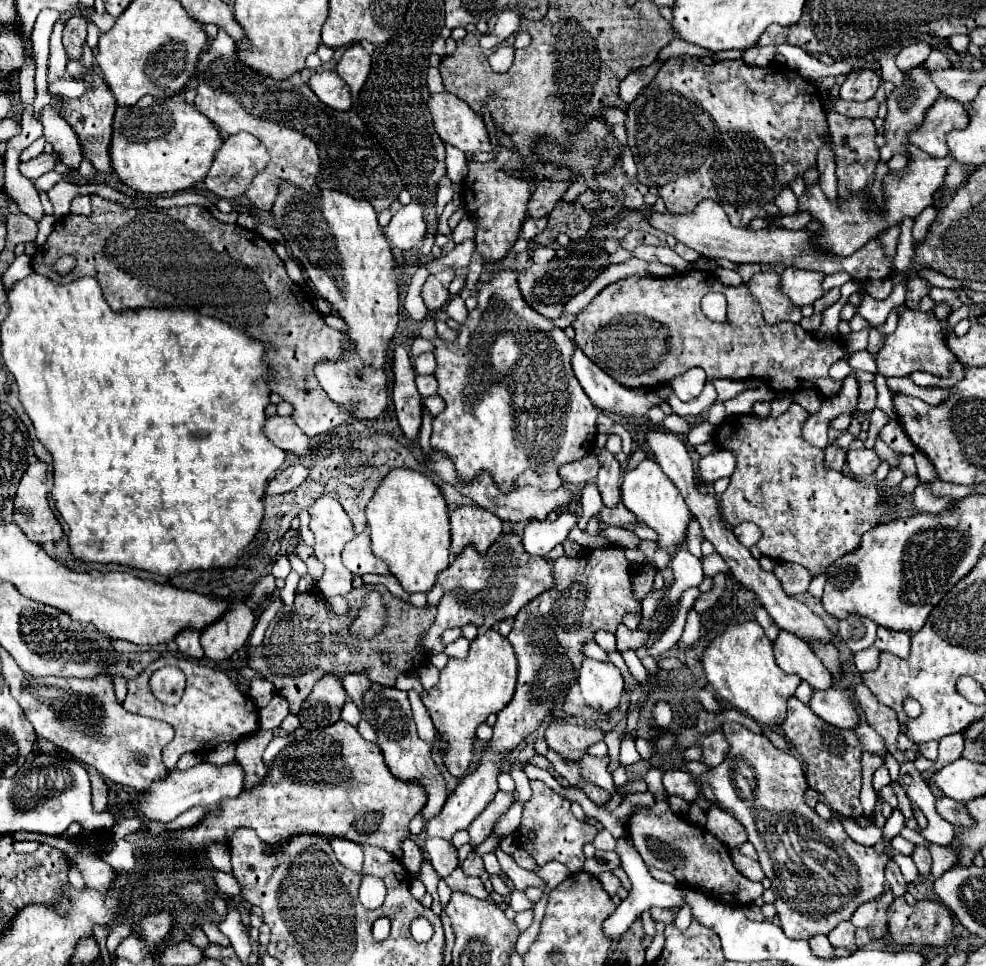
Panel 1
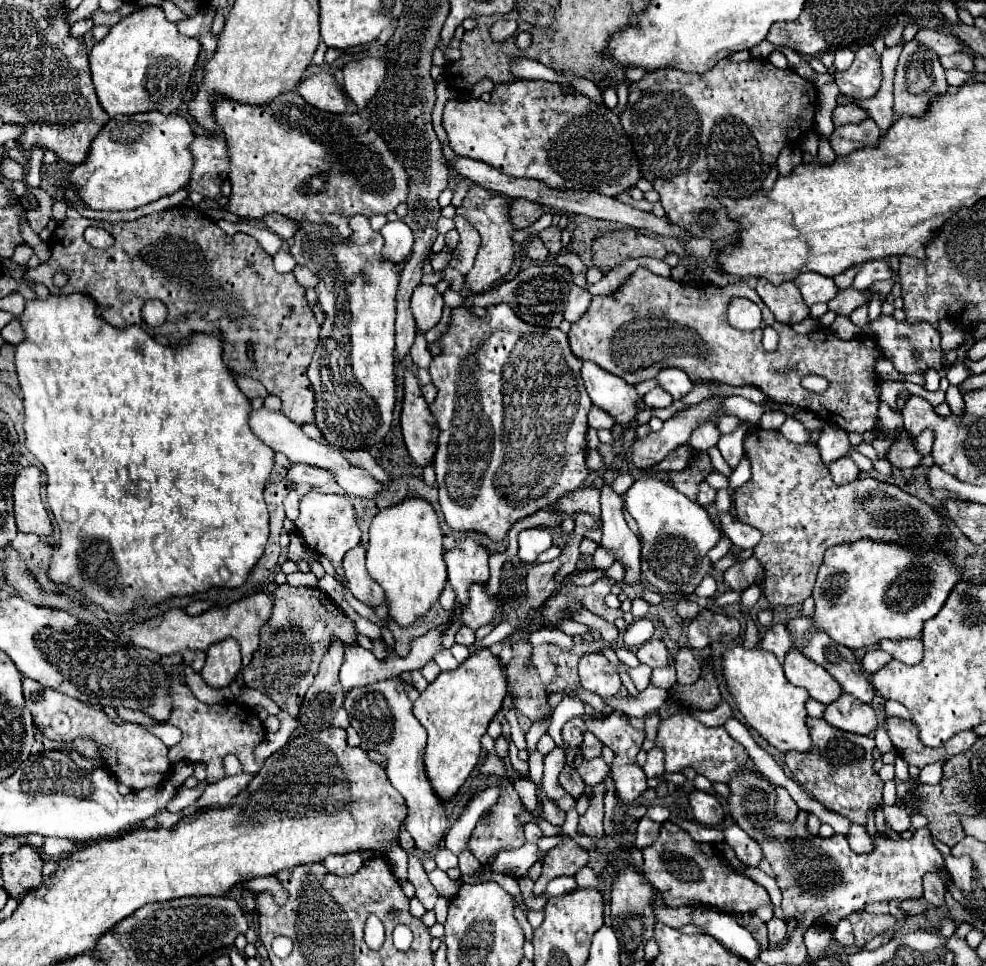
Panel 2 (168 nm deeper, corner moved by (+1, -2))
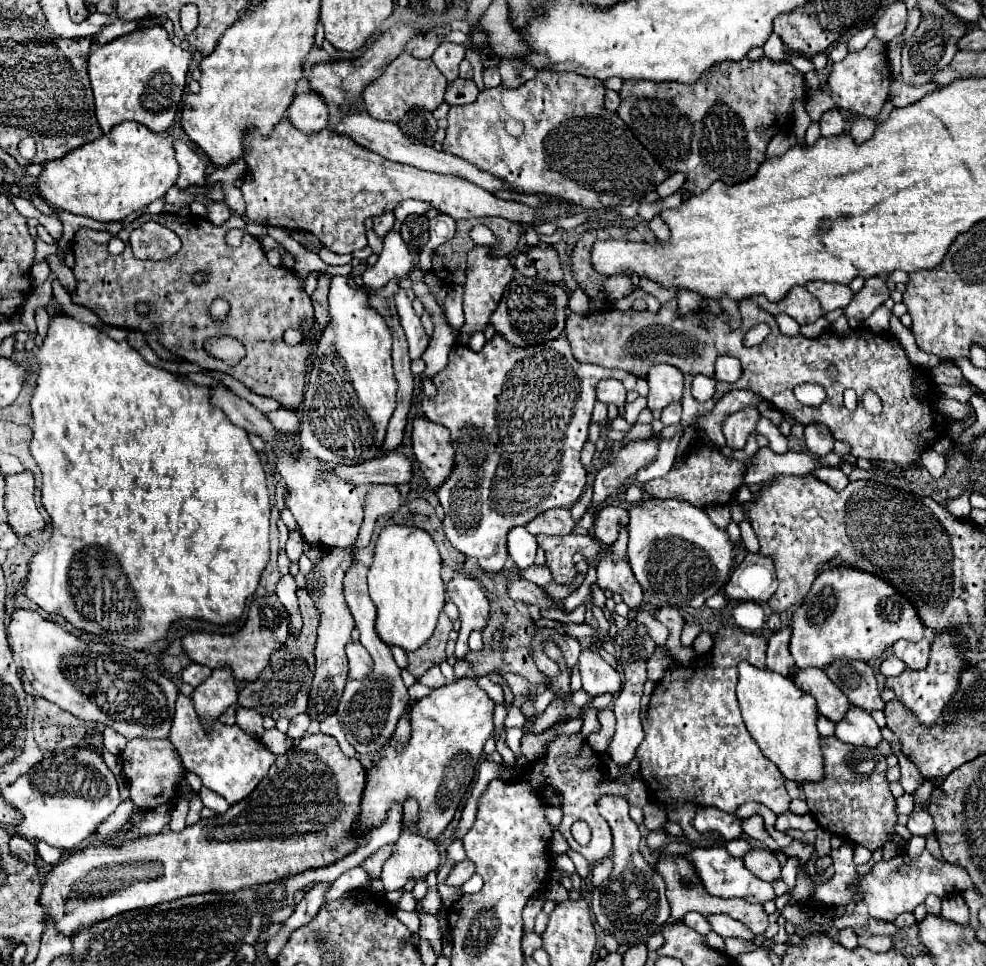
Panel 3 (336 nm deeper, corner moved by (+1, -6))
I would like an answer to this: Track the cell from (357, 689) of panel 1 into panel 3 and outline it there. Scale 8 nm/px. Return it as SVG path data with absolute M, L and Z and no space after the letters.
M361 642L347 644L347 658L349 658L349 678L361 680L373 670L373 658L361 646Z

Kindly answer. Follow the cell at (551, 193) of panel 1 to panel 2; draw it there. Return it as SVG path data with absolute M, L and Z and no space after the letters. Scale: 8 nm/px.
M517 198L511 202L511 222L517 230L531 226L535 220L541 218L541 214L543 206L537 202L529 202L527 198Z

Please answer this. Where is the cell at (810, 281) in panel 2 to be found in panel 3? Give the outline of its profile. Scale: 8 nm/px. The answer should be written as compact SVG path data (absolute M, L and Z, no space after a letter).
M809 282L805 284L805 288L819 298L823 312L845 308L853 298L851 288L837 282Z

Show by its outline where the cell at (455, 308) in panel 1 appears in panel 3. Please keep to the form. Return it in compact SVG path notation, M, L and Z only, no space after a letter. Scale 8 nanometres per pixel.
M515 272L513 280L507 284L503 298L497 310L491 316L495 332L503 334L511 346L535 346L551 342L561 336L565 330L565 312L567 312L567 292L559 284L549 284L539 278L525 278Z

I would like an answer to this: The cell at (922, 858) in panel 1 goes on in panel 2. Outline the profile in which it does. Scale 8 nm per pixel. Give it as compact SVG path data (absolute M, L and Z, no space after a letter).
M933 872L925 874L925 878L923 878L923 898L933 906L941 906L943 896L945 896L945 886L943 886L941 878Z

